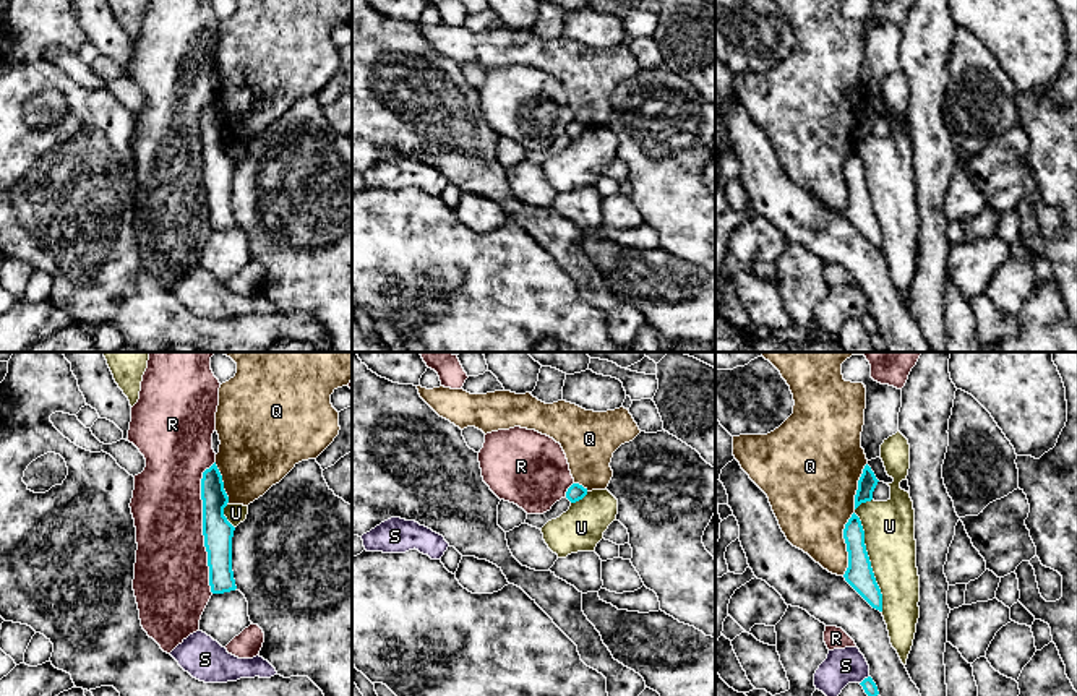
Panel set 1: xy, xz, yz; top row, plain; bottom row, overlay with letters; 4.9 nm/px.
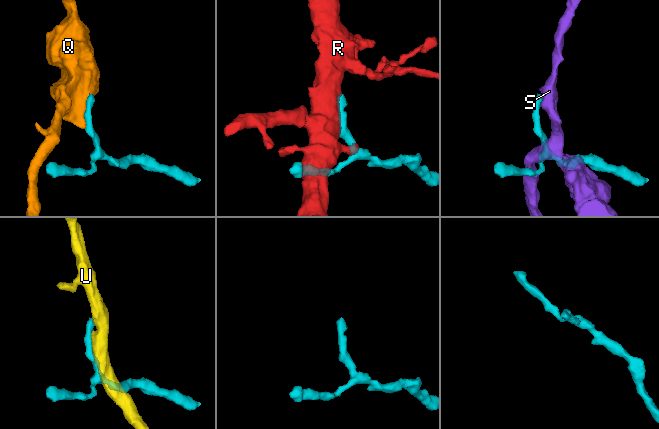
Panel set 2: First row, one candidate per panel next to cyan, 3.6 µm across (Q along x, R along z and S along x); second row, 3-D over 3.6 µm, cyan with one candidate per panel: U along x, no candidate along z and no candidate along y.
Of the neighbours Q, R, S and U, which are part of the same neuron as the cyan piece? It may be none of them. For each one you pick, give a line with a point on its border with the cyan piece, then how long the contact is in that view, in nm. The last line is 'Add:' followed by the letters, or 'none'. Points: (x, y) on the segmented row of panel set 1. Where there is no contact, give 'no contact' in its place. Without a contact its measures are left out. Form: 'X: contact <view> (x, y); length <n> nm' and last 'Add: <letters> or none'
Add: none

